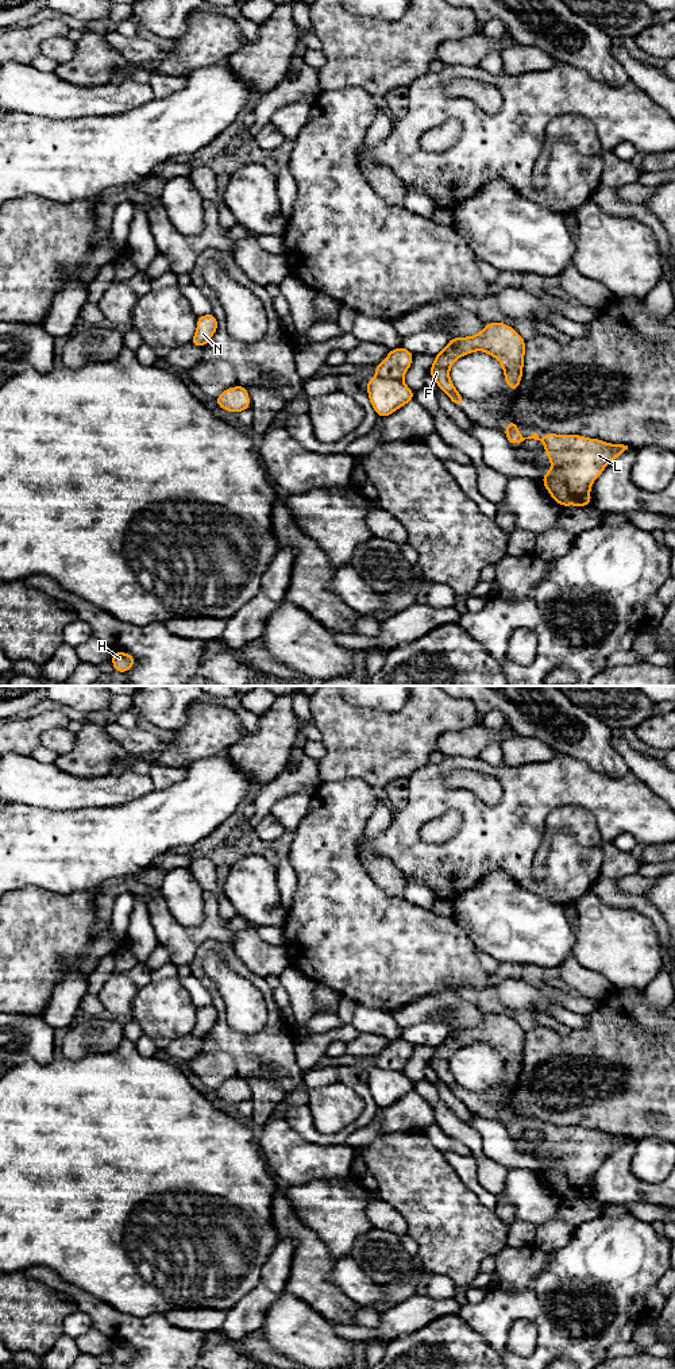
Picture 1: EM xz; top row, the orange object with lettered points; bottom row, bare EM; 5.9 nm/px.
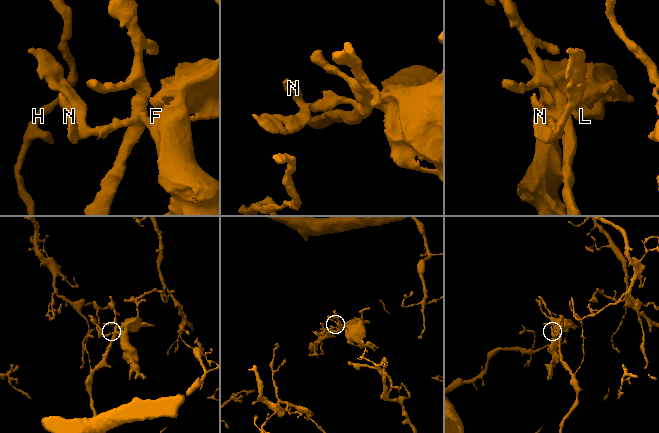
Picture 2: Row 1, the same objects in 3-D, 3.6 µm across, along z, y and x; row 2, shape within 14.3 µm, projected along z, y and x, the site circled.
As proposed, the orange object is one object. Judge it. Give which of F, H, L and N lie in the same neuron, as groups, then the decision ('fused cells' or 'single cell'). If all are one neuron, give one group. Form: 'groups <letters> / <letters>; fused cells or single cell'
groups F L N / H; fused cells

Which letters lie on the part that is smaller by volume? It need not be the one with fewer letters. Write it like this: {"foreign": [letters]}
{"foreign": ["F", "L", "N"]}

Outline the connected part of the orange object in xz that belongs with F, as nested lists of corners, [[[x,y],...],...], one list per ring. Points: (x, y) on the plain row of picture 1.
[[[487,1014],[474,1027],[451,1029],[428,1063],[455,1096],[462,1098],[463,1091],[450,1071],[450,1060],[456,1050],[475,1042],[494,1048],[504,1060],[505,1073],[512,1083],[517,1083],[522,1068],[525,1030],[505,1014]]]

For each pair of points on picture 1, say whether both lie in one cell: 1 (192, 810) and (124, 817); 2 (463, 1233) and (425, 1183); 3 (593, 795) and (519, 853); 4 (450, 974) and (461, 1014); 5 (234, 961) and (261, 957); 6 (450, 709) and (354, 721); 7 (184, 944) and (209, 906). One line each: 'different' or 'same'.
1: same
2: same
3: same
4: different
5: different
6: same
7: same

